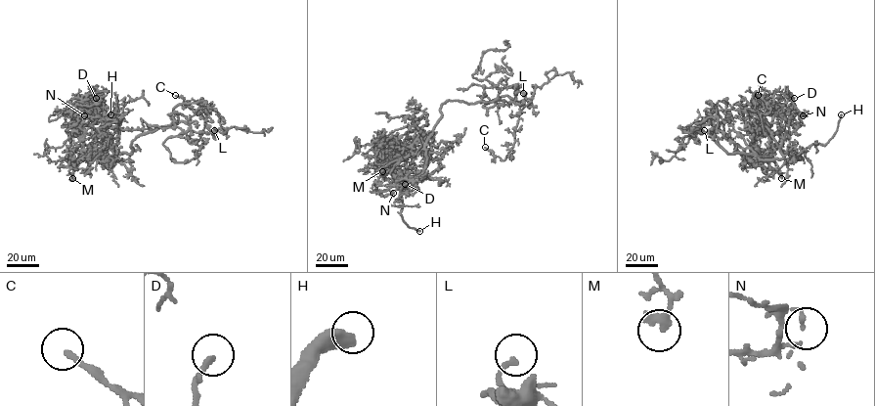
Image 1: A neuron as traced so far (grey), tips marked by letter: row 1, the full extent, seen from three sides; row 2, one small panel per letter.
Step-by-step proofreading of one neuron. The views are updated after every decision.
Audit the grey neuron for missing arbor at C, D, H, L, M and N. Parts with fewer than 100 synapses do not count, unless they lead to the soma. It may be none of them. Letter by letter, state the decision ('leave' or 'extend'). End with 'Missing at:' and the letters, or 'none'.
C: leave
D: leave
H: extend
L: leave
M: leave
N: leave
Missing at: H

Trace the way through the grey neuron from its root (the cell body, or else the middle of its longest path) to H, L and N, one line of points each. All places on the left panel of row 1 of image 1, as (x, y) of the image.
H: (155, 130), (139, 134), (131, 154), (95, 158), (93, 139), (110, 114)
L: (155, 130), (181, 121), (196, 132), (214, 133), (214, 130)
N: (155, 130), (139, 134), (131, 154), (90, 157), (81, 135), (65, 118), (66, 112), (84, 115)

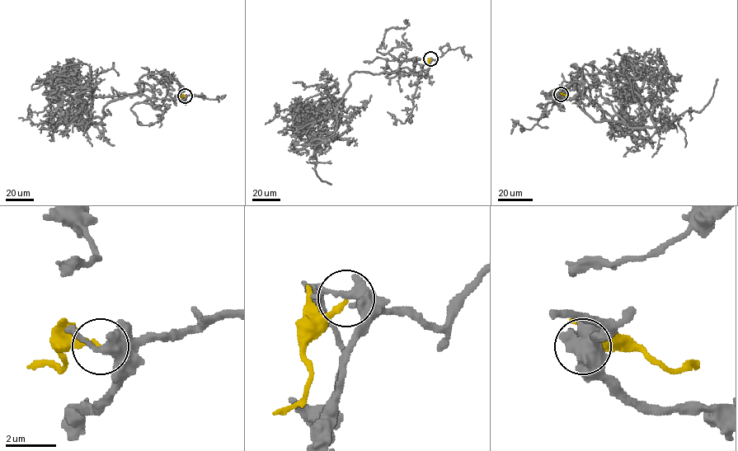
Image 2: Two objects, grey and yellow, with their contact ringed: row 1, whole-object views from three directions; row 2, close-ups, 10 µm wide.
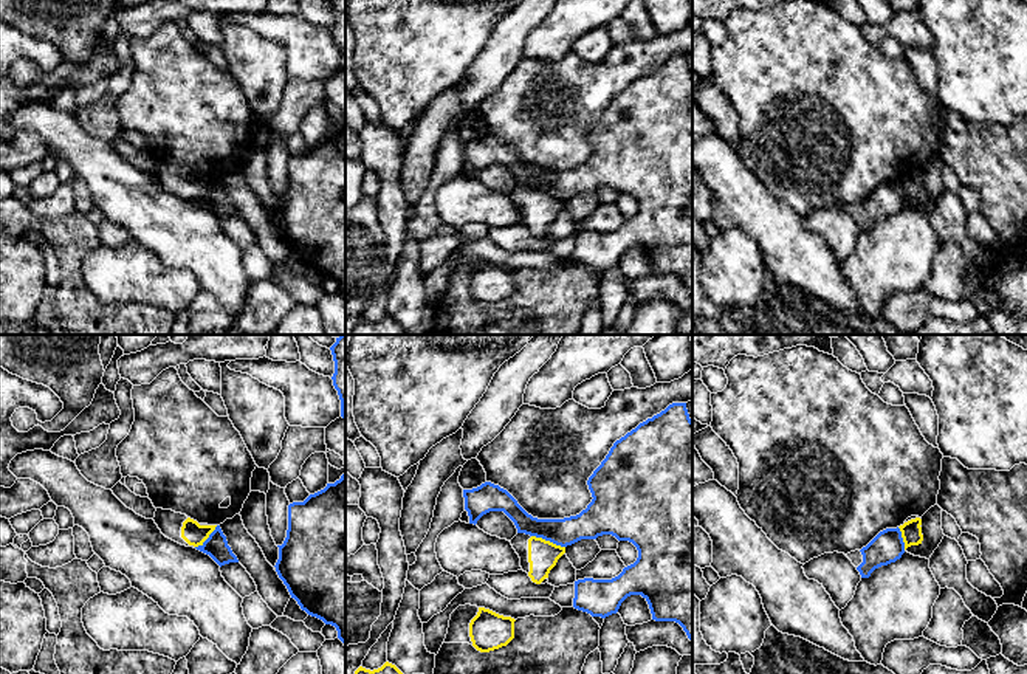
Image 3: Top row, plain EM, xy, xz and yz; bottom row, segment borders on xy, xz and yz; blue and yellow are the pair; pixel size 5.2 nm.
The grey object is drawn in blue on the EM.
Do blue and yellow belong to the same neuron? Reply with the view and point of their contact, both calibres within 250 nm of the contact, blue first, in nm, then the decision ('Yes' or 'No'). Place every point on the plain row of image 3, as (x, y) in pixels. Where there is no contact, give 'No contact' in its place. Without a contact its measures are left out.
Touches blue at xz (549, 192). Thickness 160 nm (blue) against 160 nm. No

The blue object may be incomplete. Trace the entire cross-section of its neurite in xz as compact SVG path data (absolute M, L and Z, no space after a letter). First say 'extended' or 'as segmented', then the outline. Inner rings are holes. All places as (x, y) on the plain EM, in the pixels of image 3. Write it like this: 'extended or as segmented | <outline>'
as segmented | M686 56L669 57L617 93L587 138L592 155L579 167L564 172L533 170L507 143L491 135L463 143L465 163L474 178L489 164L503 164L517 186L561 200L603 187L632 195L638 211L618 229L575 234L573 260L606 271L617 267L627 249L641 248L649 257L652 273L678 276L692 294L692 73Z

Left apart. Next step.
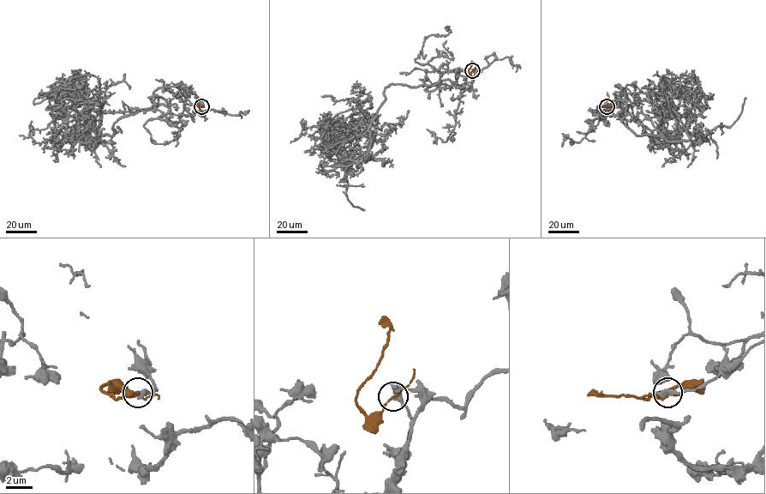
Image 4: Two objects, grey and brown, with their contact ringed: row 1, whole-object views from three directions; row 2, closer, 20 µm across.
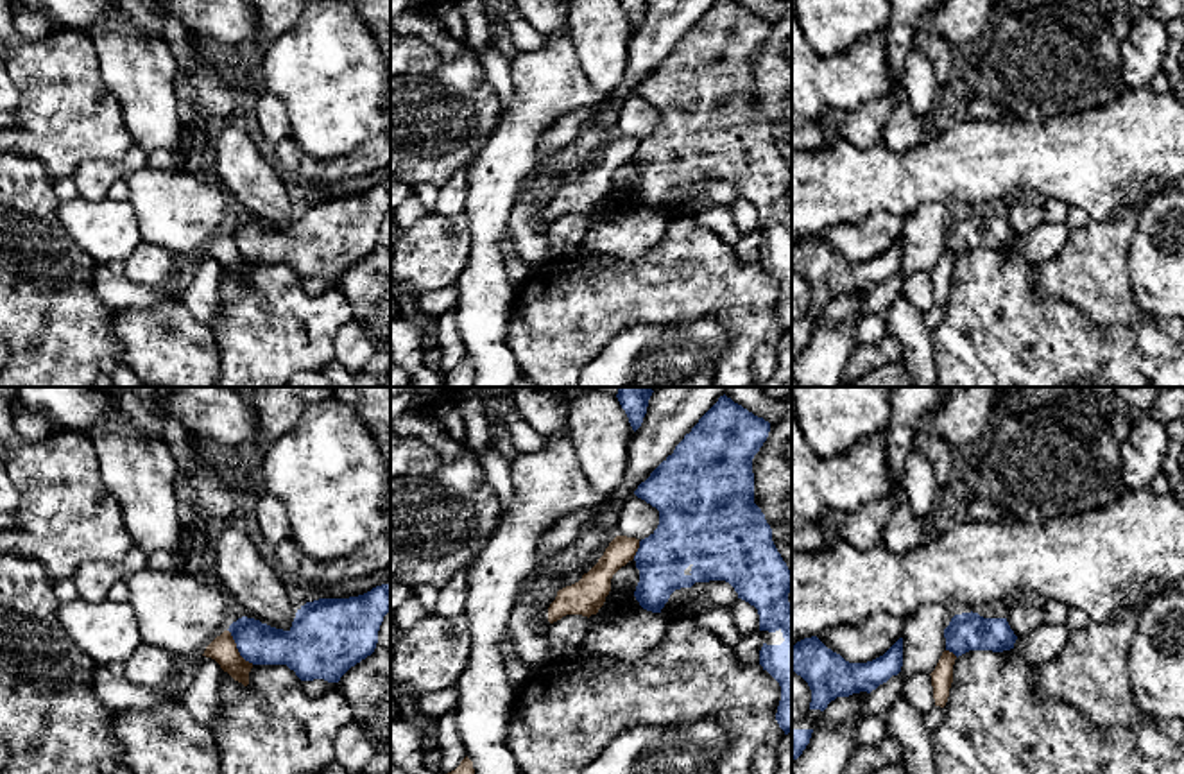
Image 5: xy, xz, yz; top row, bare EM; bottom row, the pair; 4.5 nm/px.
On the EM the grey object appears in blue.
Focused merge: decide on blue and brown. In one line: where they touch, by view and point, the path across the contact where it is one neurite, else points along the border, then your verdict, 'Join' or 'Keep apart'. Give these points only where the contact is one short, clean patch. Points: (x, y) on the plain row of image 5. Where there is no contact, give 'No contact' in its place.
Touches blue at xy (237, 246). Boundary: xy (228, 228), (237, 249), (253, 262). Keep apart

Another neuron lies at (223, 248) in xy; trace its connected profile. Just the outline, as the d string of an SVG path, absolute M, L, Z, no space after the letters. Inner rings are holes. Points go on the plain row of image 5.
M224 229L217 235L204 249L206 256L215 258L224 271L227 271L235 280L242 281L244 285L249 283L249 271L253 262L245 260L229 229Z

